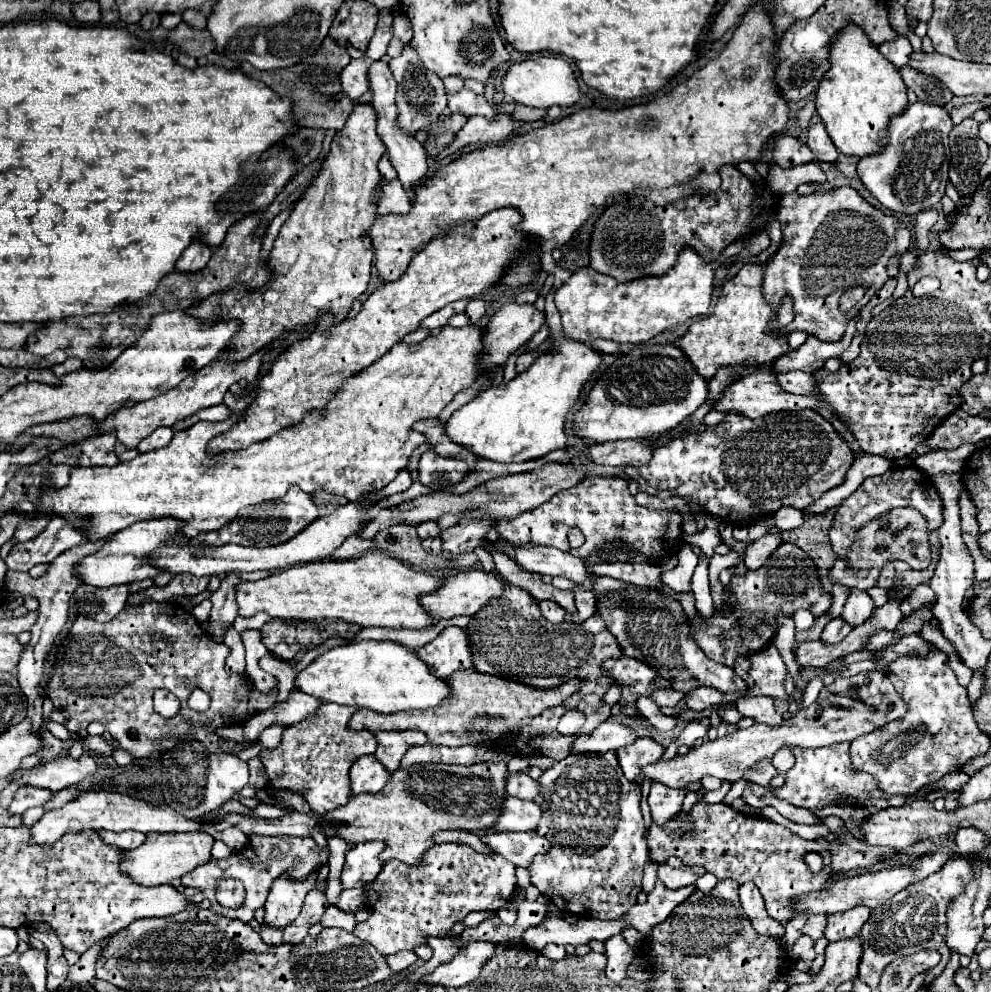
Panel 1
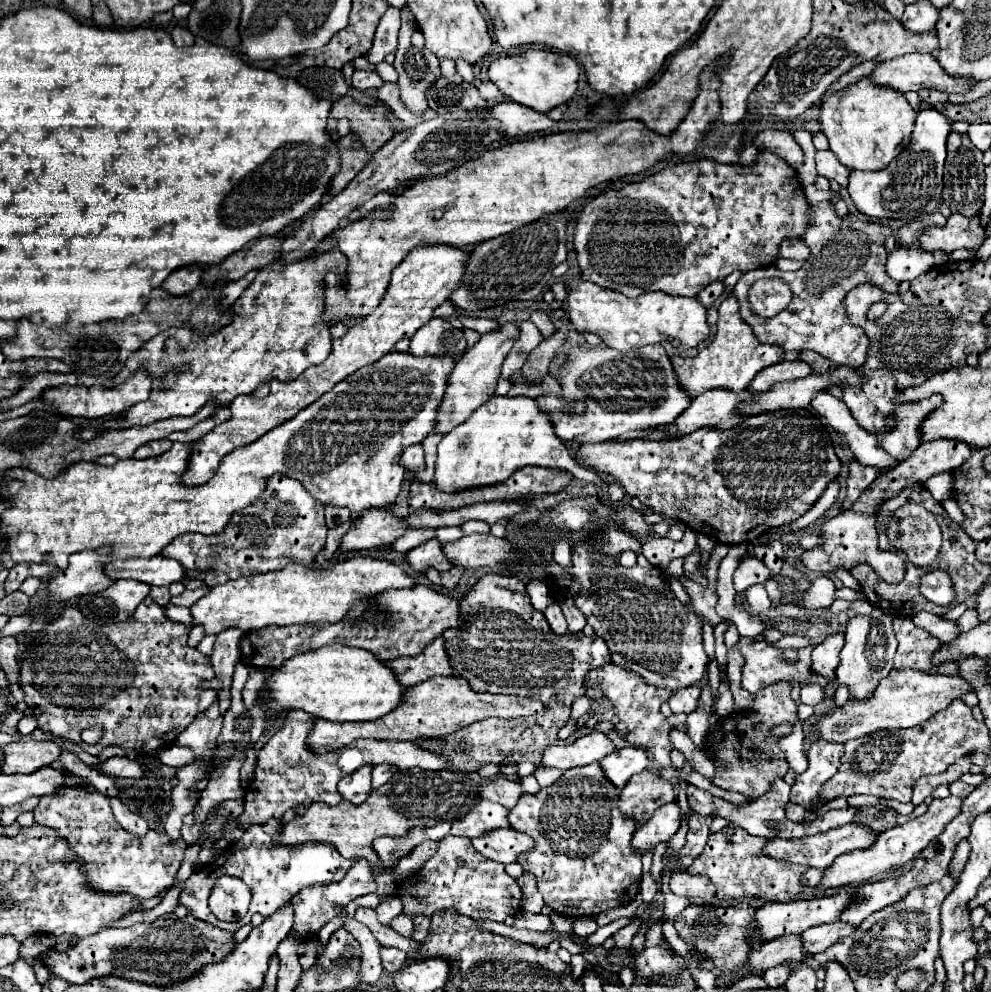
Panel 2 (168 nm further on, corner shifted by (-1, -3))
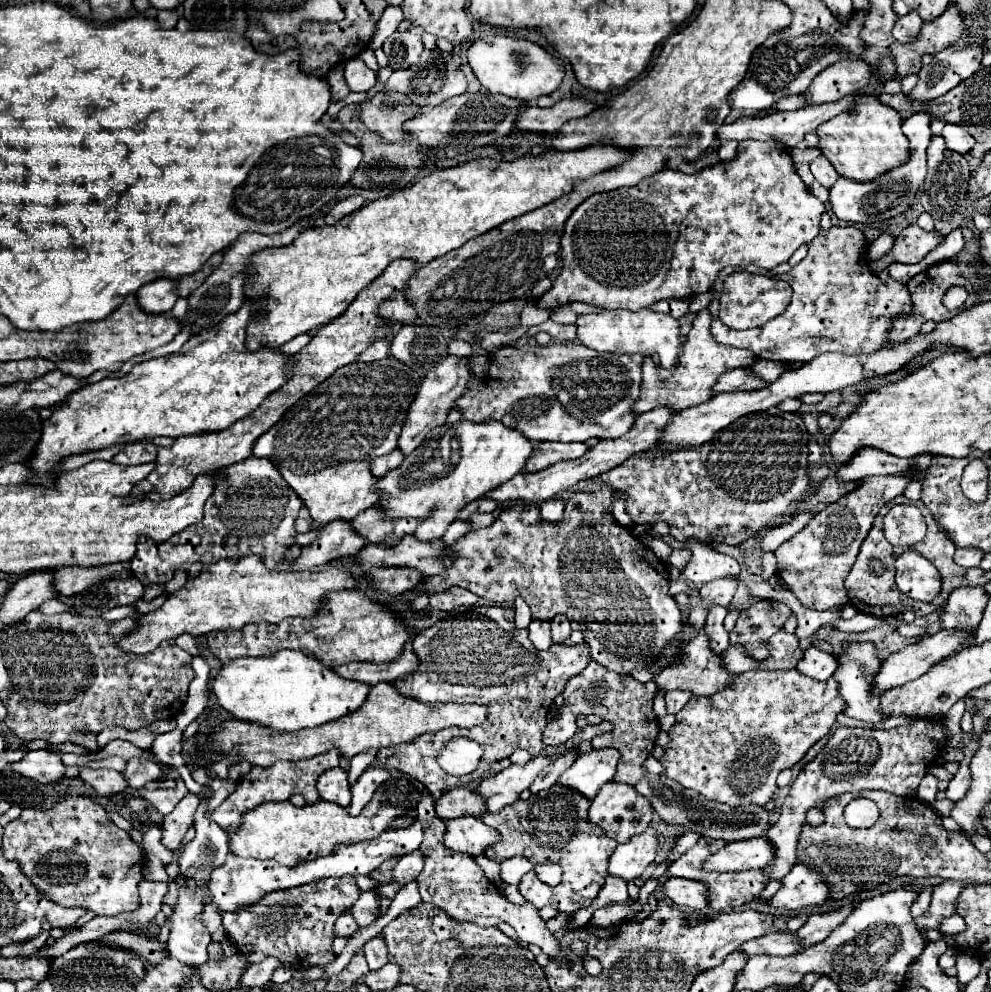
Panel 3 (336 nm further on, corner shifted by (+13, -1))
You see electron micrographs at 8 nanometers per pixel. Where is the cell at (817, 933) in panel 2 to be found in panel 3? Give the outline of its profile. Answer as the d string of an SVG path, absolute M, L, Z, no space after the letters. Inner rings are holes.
M776 932L776 934L768 934L750 942L744 942L740 946L740 952L744 952L748 958L756 956L756 954L768 954L768 956L790 956L794 952L798 952L798 940L794 940L794 934L786 934L786 932Z

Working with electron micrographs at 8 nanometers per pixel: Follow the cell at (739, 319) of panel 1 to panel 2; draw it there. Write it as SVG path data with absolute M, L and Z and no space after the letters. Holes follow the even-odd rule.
M726 296L718 306L718 314L720 314L718 326L716 326L718 330L716 330L714 338L708 344L704 344L696 356L680 358L678 352L674 350L672 342L662 344L676 368L676 374L680 376L680 384L684 384L684 388L688 388L688 392L692 392L692 396L698 396L712 388L728 388L728 390L740 392L740 388L748 388L748 384L754 380L754 376L762 368L772 366L784 358L784 350L780 350L778 346L760 344L752 326L744 324L744 320L738 312L736 296Z

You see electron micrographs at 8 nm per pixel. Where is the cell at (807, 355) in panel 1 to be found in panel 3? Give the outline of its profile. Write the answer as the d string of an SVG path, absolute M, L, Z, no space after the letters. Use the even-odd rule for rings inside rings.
M728 370L726 374L722 374L722 378L718 378L718 382L714 384L714 394L720 394L720 392L752 392L752 390L758 390L762 388L764 382L756 376L752 376L748 370Z

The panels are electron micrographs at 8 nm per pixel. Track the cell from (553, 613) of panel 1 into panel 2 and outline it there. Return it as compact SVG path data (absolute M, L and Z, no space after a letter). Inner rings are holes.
M556 602L550 604L550 606L544 610L544 616L546 616L552 632L556 632L556 634L566 634L566 632L568 632L566 618L564 618L564 614L560 612L560 606L558 606Z

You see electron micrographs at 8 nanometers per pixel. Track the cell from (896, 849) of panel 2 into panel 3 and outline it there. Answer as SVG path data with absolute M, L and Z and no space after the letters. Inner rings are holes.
M794 864L794 868L780 882L782 888L768 900L774 908L800 910L818 906L828 898L828 884L820 880L816 870L806 870L802 864Z

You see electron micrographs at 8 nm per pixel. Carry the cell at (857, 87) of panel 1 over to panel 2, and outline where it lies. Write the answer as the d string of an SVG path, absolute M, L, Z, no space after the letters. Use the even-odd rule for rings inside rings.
M870 76L840 92L832 92L820 102L820 126L830 142L830 150L850 170L882 170L908 144L914 128L916 110L908 104L902 92L880 86Z

